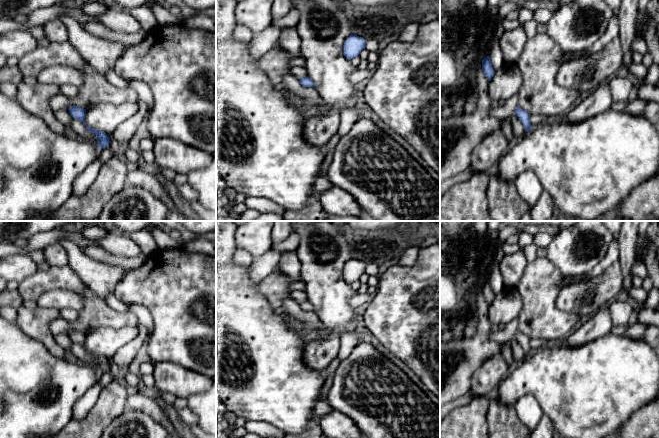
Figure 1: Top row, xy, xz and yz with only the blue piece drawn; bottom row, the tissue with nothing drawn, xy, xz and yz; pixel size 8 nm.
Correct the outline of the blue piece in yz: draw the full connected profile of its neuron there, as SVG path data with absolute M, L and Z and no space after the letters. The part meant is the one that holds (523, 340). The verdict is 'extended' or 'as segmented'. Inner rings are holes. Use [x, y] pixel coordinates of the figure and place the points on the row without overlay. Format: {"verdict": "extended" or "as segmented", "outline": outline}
{"verdict": "as segmented", "outline": "M519 330L515 334L515 338L518 341L518 343L522 346L525 356L528 356L532 350L530 348L530 338L528 338L525 334L520 332Z"}

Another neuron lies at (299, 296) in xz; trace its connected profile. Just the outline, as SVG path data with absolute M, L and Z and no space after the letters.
M292 291L290 293L290 297L296 301L298 304L301 304L302 302L305 302L308 300L307 294L305 291Z

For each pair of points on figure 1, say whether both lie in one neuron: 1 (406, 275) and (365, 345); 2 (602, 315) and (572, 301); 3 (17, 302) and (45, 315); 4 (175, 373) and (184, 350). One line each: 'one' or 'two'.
1: two
2: two
3: two
4: two

